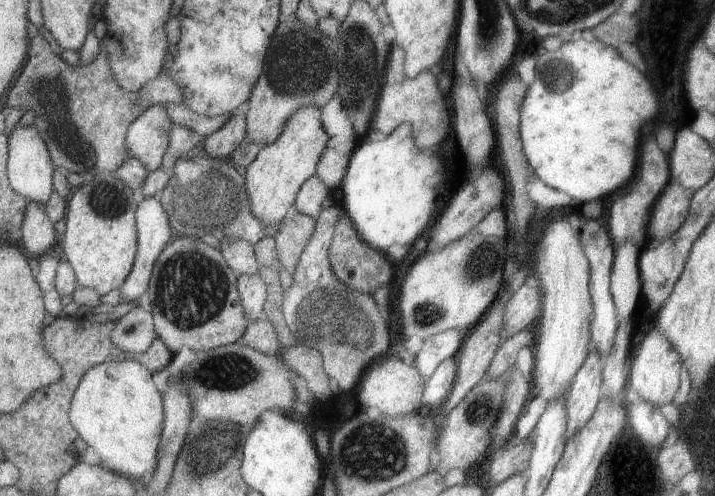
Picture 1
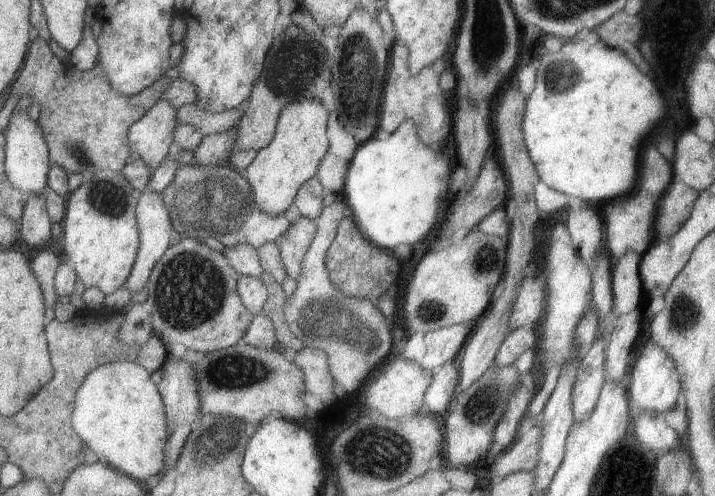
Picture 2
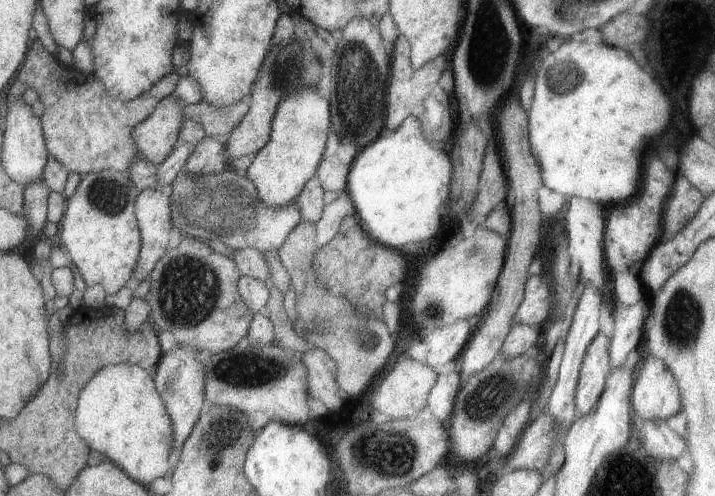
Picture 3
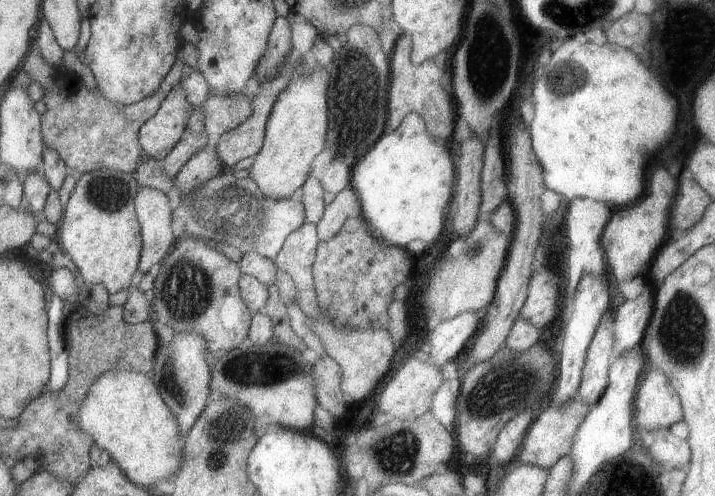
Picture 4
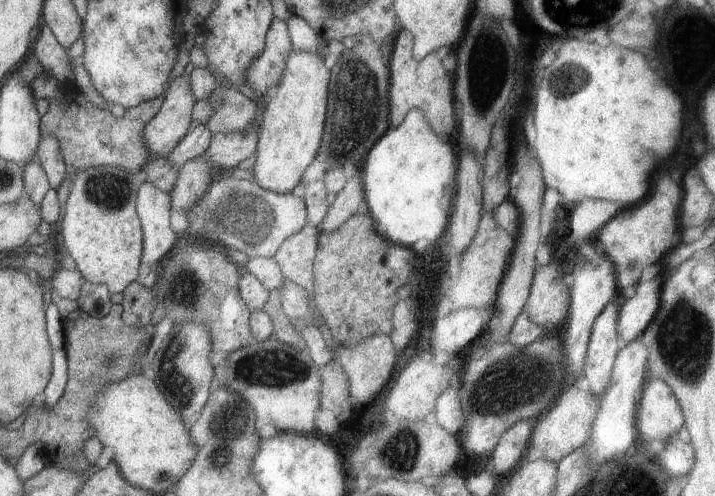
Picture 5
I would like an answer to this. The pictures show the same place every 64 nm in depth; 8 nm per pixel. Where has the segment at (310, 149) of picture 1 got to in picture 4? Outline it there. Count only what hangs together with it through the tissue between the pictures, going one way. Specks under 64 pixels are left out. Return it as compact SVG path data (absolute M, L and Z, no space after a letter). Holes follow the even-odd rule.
M309 68L309 72L299 72L299 76L293 76L289 86L277 96L271 116L267 118L263 146L255 154L249 168L249 180L259 188L263 198L287 200L299 188L303 188L307 178L311 178L311 164L325 148L329 132L327 80L327 72Z

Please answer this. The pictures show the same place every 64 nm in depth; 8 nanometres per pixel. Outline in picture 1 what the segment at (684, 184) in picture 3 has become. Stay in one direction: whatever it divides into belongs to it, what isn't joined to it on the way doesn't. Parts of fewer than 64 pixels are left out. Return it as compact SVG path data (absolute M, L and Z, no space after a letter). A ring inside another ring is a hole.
M669 182L653 202L649 220L645 224L645 246L643 250L655 250L661 242L673 236L685 220L693 192Z

